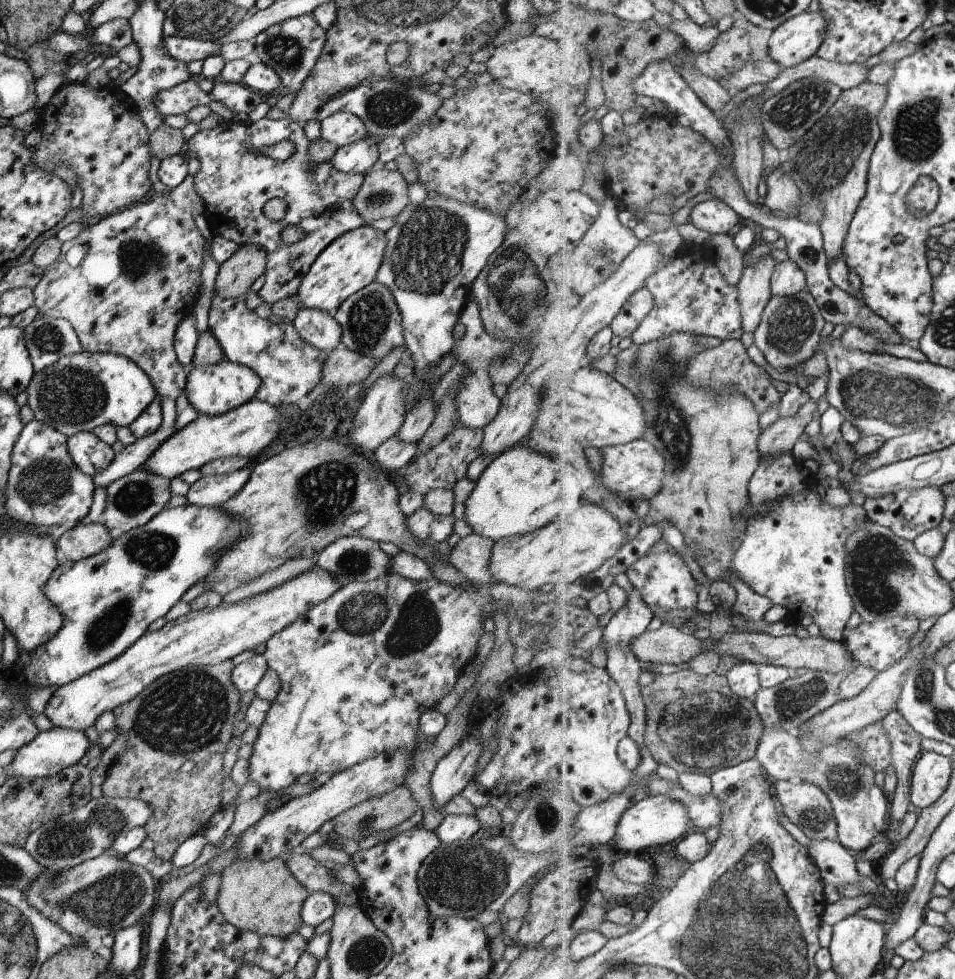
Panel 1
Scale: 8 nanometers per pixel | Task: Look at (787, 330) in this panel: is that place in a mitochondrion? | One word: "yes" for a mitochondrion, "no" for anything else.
yes

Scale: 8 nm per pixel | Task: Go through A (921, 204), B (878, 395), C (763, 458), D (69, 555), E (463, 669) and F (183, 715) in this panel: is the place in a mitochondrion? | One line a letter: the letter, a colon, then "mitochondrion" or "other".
A: mitochondrion
B: mitochondrion
C: other
D: other
E: other
F: mitochondrion

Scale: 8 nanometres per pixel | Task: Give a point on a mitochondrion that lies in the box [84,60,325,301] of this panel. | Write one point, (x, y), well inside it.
(139, 259)

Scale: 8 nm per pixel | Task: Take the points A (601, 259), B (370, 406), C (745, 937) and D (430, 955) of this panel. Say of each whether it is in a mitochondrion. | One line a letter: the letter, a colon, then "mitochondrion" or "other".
A: mitochondrion
B: other
C: mitochondrion
D: other

